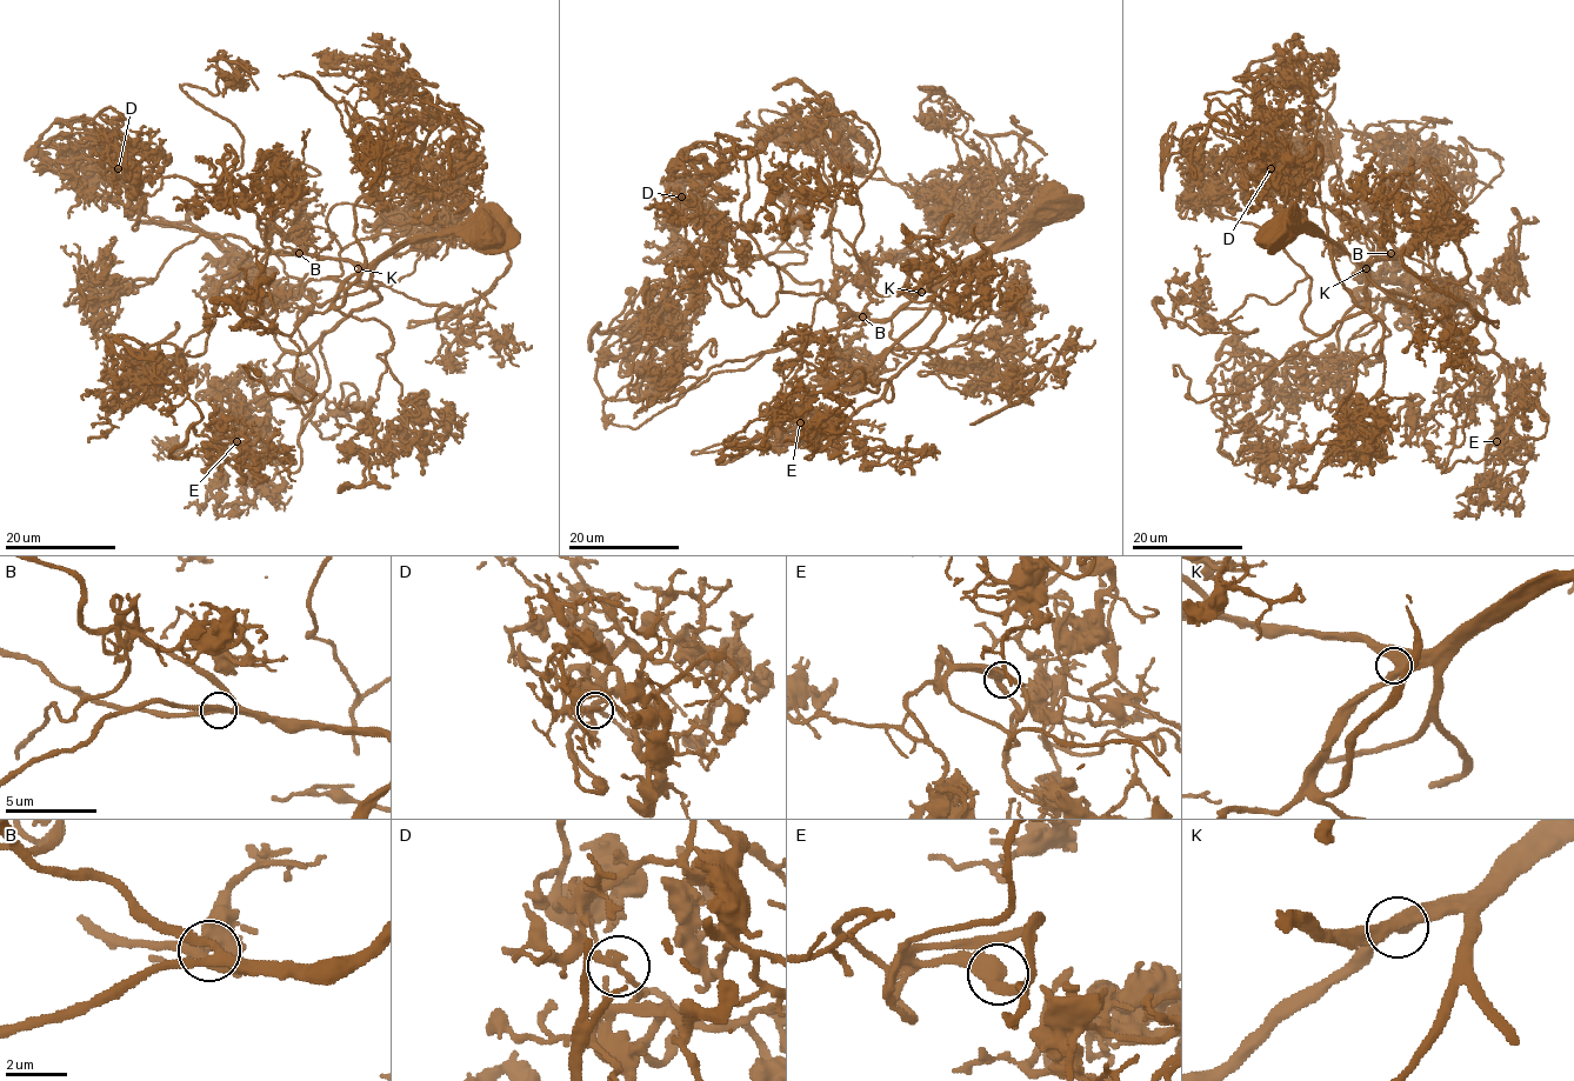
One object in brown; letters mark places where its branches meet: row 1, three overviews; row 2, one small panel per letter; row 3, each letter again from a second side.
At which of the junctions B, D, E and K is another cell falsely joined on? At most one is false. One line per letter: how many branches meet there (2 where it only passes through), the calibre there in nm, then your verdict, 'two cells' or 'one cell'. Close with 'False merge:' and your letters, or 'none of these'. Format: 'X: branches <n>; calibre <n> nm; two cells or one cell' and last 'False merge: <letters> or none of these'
B: branches 3; calibre 280 nm; one cell
D: branches 2; calibre 240 nm; one cell
E: branches 2; calibre 440 nm; one cell
K: branches 3; calibre 480 nm; one cell
False merge: none of these

